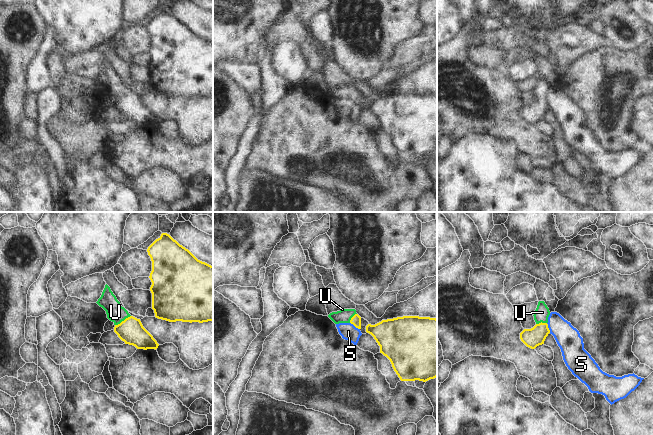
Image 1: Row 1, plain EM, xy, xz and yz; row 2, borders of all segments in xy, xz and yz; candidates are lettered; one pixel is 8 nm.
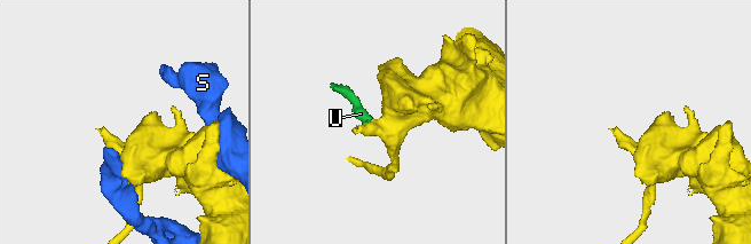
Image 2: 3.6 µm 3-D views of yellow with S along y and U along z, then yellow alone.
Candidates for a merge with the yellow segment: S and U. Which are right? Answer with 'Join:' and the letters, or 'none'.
Join: U

